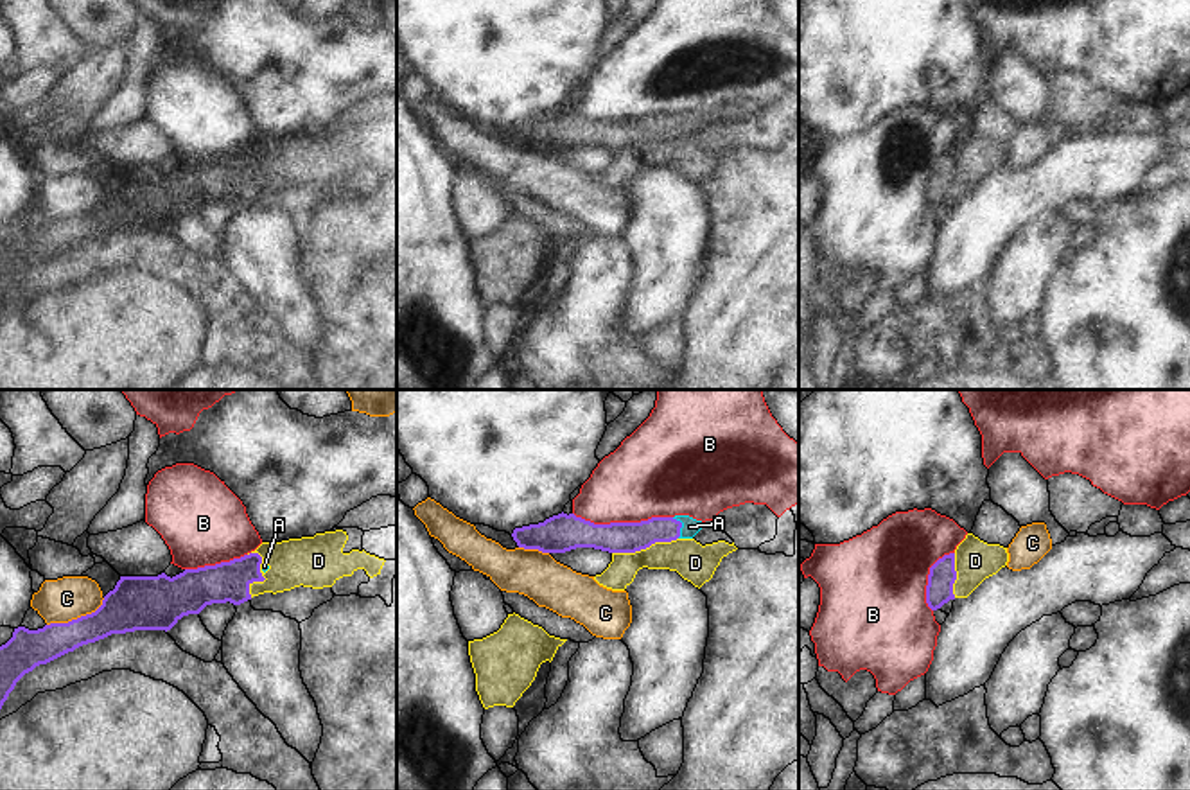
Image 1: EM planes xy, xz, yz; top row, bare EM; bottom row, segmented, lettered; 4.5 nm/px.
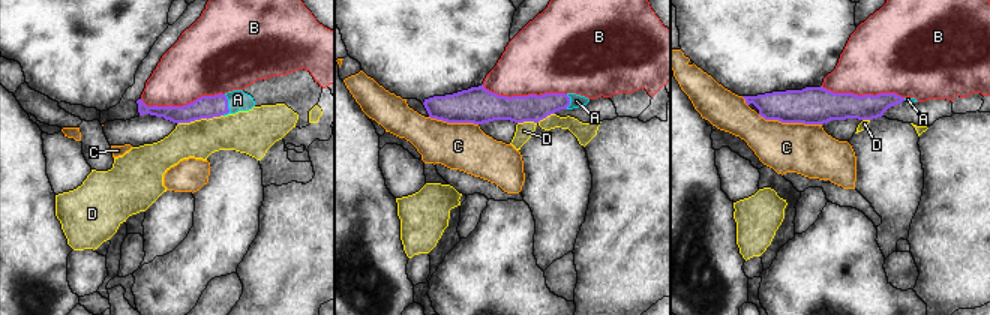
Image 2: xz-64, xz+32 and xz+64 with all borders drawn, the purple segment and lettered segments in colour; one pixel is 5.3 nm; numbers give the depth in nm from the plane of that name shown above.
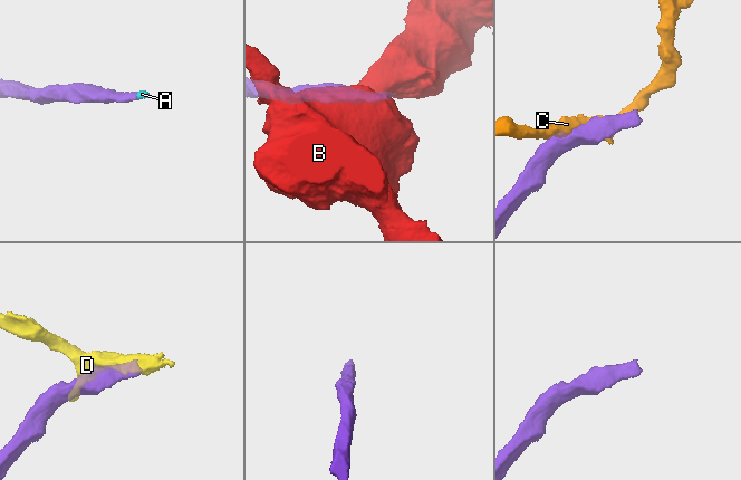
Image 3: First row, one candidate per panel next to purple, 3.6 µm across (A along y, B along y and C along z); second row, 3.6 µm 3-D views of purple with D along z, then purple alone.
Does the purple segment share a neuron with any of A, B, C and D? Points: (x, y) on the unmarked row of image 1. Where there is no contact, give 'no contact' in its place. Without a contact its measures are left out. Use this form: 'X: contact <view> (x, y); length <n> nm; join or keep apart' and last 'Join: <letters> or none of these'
A: contact xz (681, 124); length 100 nm; join
B: contact xz (623, 121); length 440 nm; keep apart
C: contact xy (78, 216); length 300 nm; keep apart
D: contact xz (645, 146); length 300 nm; keep apart
Join: A

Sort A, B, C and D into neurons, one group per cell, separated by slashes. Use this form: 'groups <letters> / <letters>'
groups A / B / C / D

